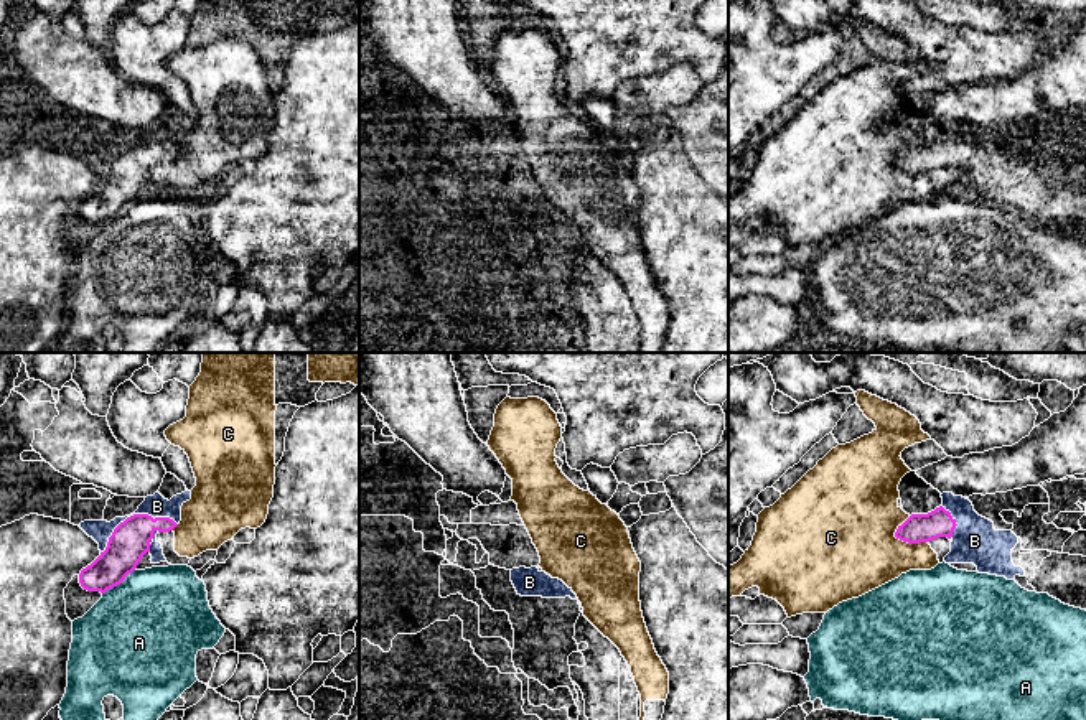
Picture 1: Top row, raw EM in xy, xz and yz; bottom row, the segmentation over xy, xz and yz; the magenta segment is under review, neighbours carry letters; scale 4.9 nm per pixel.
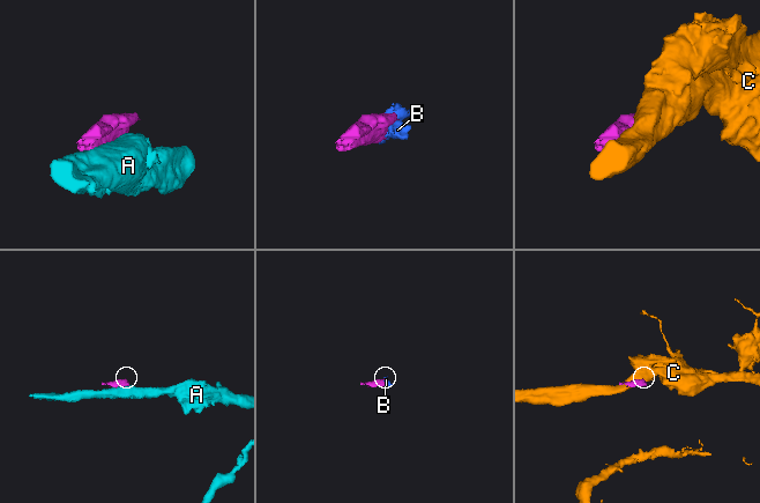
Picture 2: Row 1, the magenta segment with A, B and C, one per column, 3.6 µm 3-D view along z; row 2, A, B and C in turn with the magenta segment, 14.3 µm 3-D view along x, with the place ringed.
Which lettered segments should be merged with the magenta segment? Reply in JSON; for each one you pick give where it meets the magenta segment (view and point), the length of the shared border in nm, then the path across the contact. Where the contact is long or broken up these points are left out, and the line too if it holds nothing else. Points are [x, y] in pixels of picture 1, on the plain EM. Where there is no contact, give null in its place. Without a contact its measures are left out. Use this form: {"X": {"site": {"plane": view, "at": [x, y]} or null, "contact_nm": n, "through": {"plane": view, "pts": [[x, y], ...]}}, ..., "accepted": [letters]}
{"B": {"site": {"plane": "xy", "at": [134, 145]}, "contact_nm": 400}, "accepted": ["B"]}

